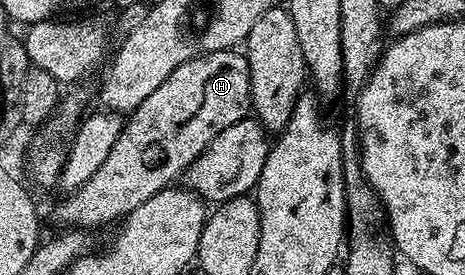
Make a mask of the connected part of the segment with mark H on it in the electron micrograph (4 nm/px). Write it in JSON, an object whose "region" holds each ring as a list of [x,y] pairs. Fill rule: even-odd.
{"region":[[[237,50],[223,52],[208,52],[202,56],[191,58],[183,62],[165,79],[163,86],[143,102],[125,120],[125,129],[119,134],[115,146],[111,146],[111,154],[107,154],[103,166],[91,174],[87,182],[76,192],[70,192],[64,197],[65,201],[57,208],[57,220],[61,226],[72,226],[77,230],[94,230],[100,224],[109,224],[112,220],[120,221],[128,216],[135,206],[143,206],[143,202],[150,200],[155,194],[159,194],[164,188],[170,187],[173,180],[182,175],[186,168],[207,150],[207,146],[227,126],[235,126],[250,111],[249,95],[251,94],[251,78],[249,77],[249,63],[244,55]]]}

